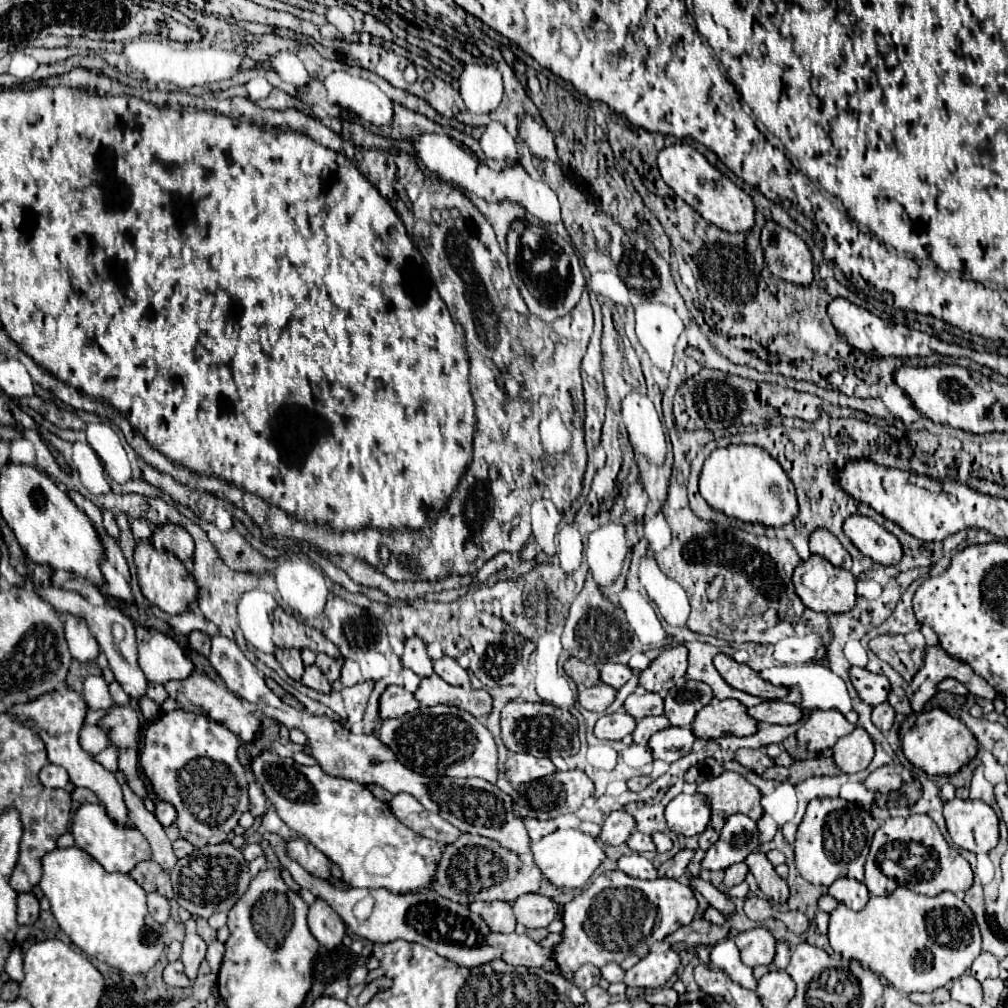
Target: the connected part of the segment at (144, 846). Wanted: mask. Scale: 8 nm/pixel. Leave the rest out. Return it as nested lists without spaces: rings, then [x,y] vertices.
[[[85,803],[75,811],[71,833],[75,837],[75,845],[99,861],[107,873],[129,875],[137,863],[151,859],[151,847],[143,833],[129,823],[117,823],[107,815],[105,807],[97,803]]]

